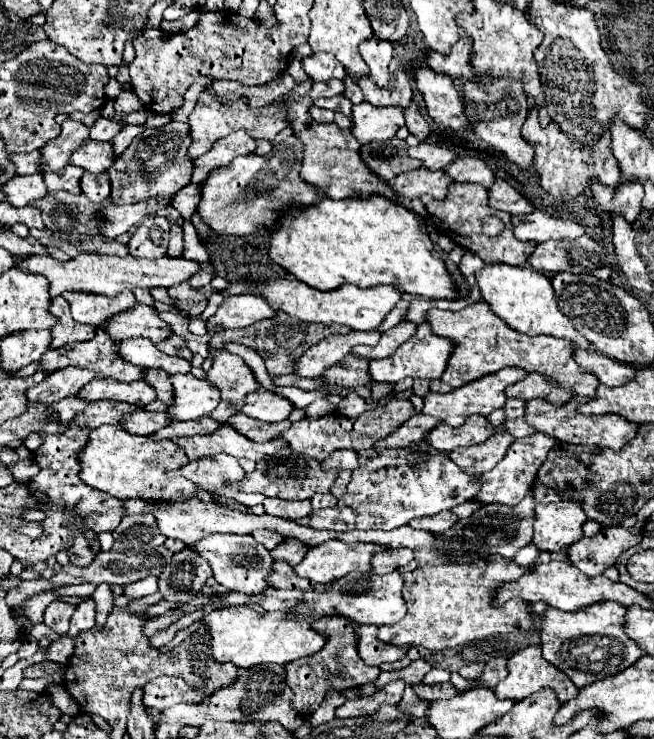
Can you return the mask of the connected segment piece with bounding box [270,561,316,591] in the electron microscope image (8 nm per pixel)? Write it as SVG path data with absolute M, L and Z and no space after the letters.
M284 561L274 563L274 573L270 575L270 583L276 589L300 589L300 591L310 591L316 585L310 579L296 575L296 571L292 571L292 565Z

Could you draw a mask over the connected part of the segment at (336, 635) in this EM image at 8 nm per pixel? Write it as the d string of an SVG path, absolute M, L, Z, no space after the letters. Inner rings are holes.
M328 615L320 617L312 623L312 629L324 633L328 637L328 643L324 651L318 651L316 655L310 655L308 659L298 659L296 663L286 665L286 677L288 685L294 691L294 709L300 715L310 715L316 711L316 707L322 703L322 697L328 689L348 689L348 687L362 687L368 681L376 681L380 675L378 667L368 667L360 655L356 655L356 623L350 619L344 619L342 615Z

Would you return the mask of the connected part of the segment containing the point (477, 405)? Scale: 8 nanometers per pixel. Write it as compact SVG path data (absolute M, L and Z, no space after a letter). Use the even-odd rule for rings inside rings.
M502 369L502 371L496 371L488 377L480 377L472 383L466 383L464 387L458 387L458 389L452 389L450 393L434 393L430 391L426 397L424 397L424 409L422 413L426 415L432 415L432 417L438 417L442 419L444 423L452 425L452 427L460 427L470 415L478 413L478 415L490 415L494 409L502 407L506 403L506 387L512 385L512 383L518 383L520 379L526 379L526 371L520 371L520 369Z

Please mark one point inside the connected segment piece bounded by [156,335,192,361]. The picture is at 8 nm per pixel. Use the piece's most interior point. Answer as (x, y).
(174, 345)

